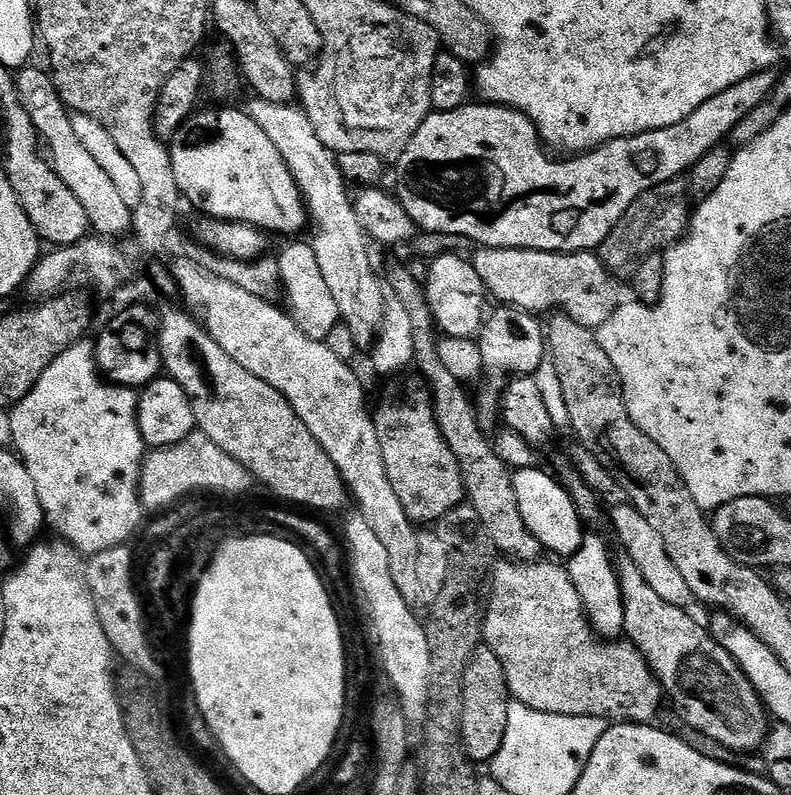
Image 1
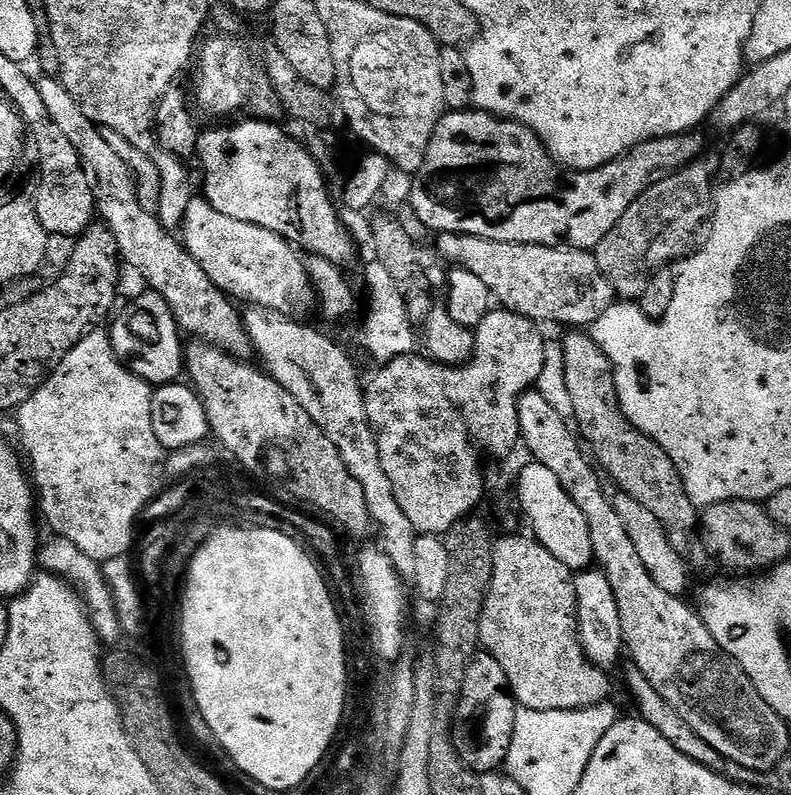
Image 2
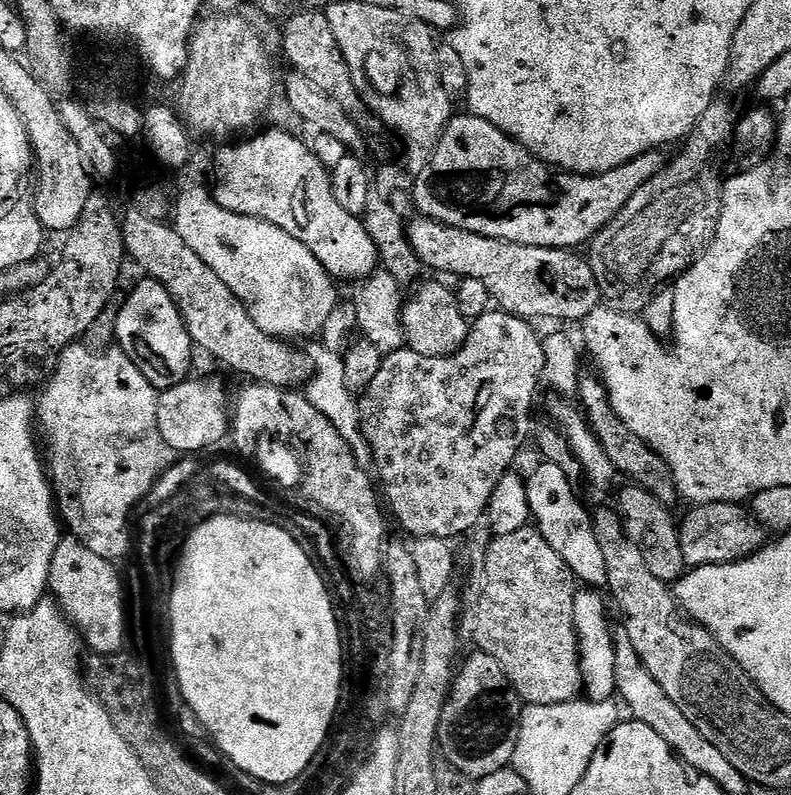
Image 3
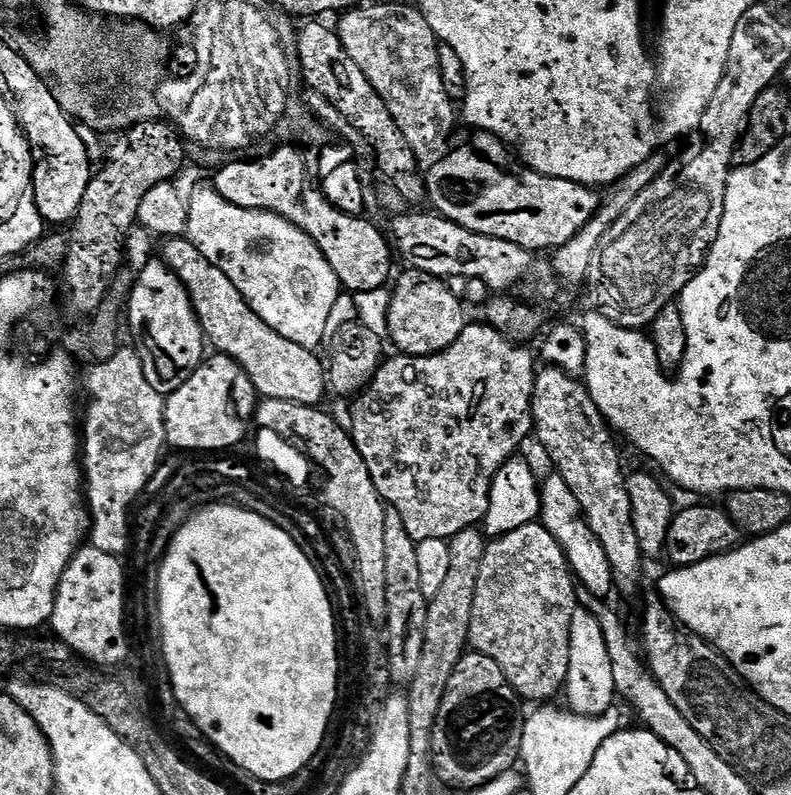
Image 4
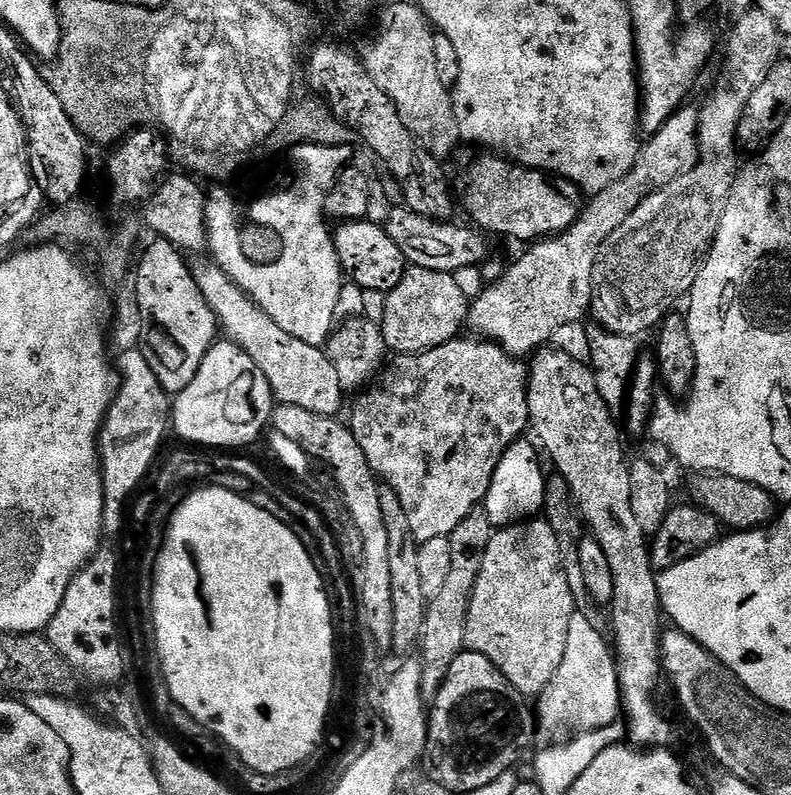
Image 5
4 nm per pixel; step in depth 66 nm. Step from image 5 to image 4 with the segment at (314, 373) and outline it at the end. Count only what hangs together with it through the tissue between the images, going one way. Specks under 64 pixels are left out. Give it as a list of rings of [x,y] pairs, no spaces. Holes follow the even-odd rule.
[[[168,238],[163,244],[162,259],[171,272],[178,274],[182,286],[186,286],[207,343],[211,347],[213,344],[219,355],[234,358],[234,362],[246,370],[250,382],[254,382],[257,393],[263,399],[319,405],[324,391],[328,392],[330,388],[325,361],[320,361],[315,351],[290,342],[272,330],[243,300],[238,287],[204,258],[189,239]]]

